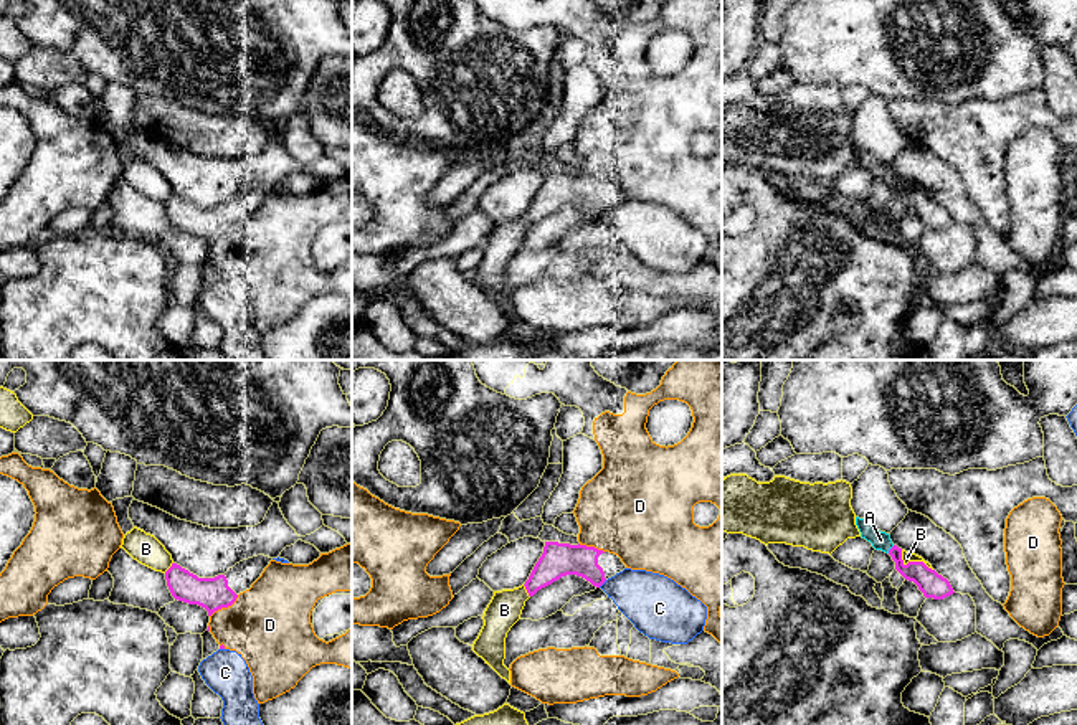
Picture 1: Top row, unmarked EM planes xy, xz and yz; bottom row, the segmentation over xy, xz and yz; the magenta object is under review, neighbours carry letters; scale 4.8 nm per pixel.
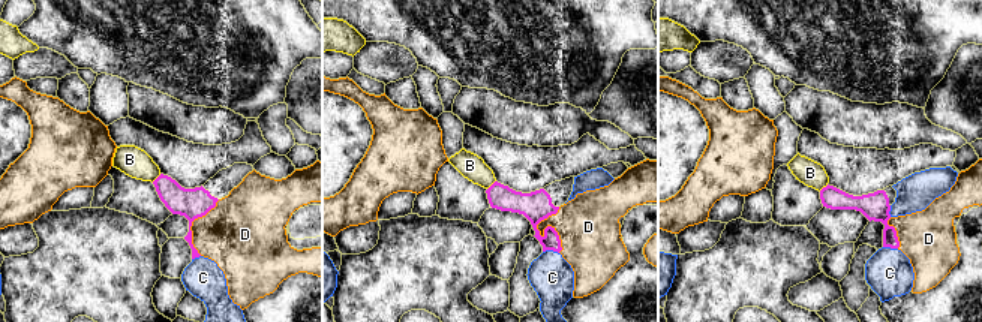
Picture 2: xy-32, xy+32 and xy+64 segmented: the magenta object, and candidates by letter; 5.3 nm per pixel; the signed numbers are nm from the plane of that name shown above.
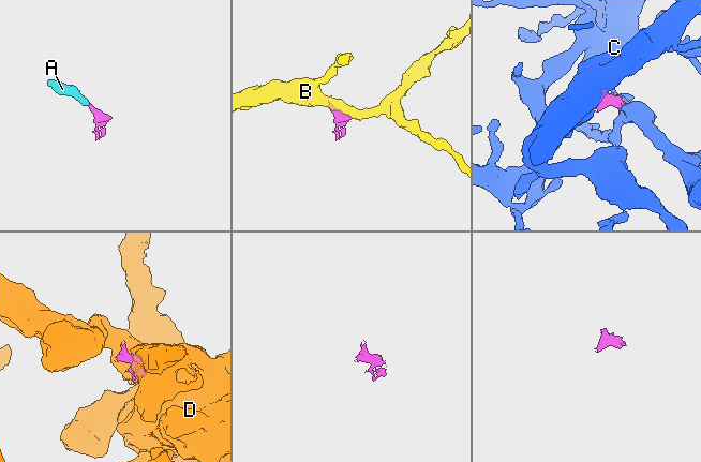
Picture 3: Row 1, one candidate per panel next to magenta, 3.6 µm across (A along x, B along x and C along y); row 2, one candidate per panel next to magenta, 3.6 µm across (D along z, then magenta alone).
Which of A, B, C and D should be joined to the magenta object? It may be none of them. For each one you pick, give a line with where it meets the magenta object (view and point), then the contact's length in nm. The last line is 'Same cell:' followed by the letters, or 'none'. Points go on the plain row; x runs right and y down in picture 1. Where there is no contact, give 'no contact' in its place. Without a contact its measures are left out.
A: yz (891, 179) | 50 nm
Same cell: A

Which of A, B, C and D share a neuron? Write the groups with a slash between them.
A / B / C / D

